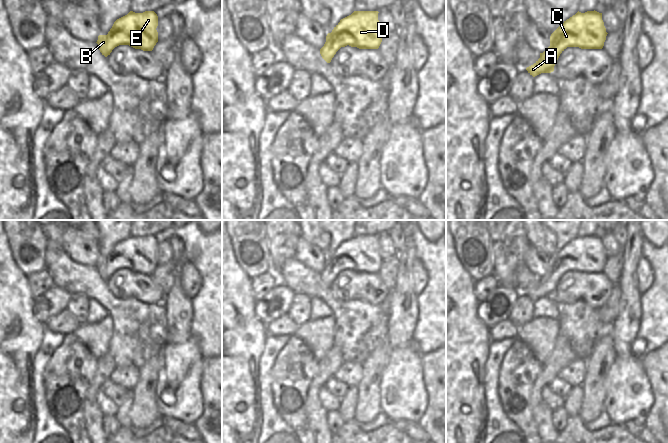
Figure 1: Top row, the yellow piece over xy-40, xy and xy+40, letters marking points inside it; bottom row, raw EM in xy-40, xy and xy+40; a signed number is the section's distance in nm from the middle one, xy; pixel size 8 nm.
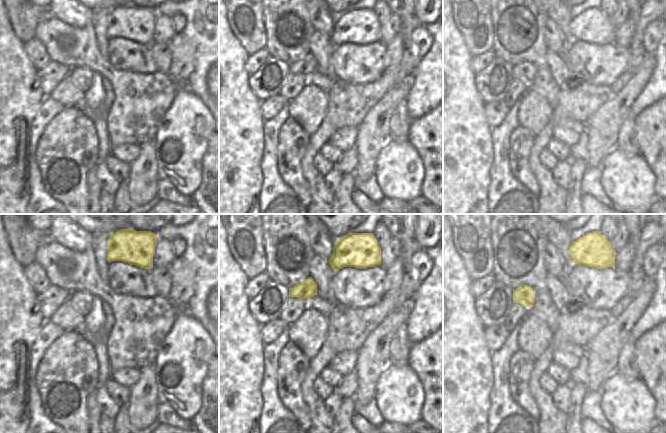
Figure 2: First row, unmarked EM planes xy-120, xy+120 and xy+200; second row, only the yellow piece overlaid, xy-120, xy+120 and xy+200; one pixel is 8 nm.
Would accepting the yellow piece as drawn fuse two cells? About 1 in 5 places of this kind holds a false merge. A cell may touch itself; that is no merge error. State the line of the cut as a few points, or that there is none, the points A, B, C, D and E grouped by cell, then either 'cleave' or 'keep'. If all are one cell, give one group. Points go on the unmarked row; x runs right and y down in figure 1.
no cut; A B C D E; keep

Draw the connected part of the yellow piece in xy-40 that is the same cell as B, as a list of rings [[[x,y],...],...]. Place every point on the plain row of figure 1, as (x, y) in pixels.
[[[154,235],[135,237],[117,243],[107,259],[99,259],[97,268],[102,279],[107,281],[119,269],[152,275],[158,266],[158,240]]]

